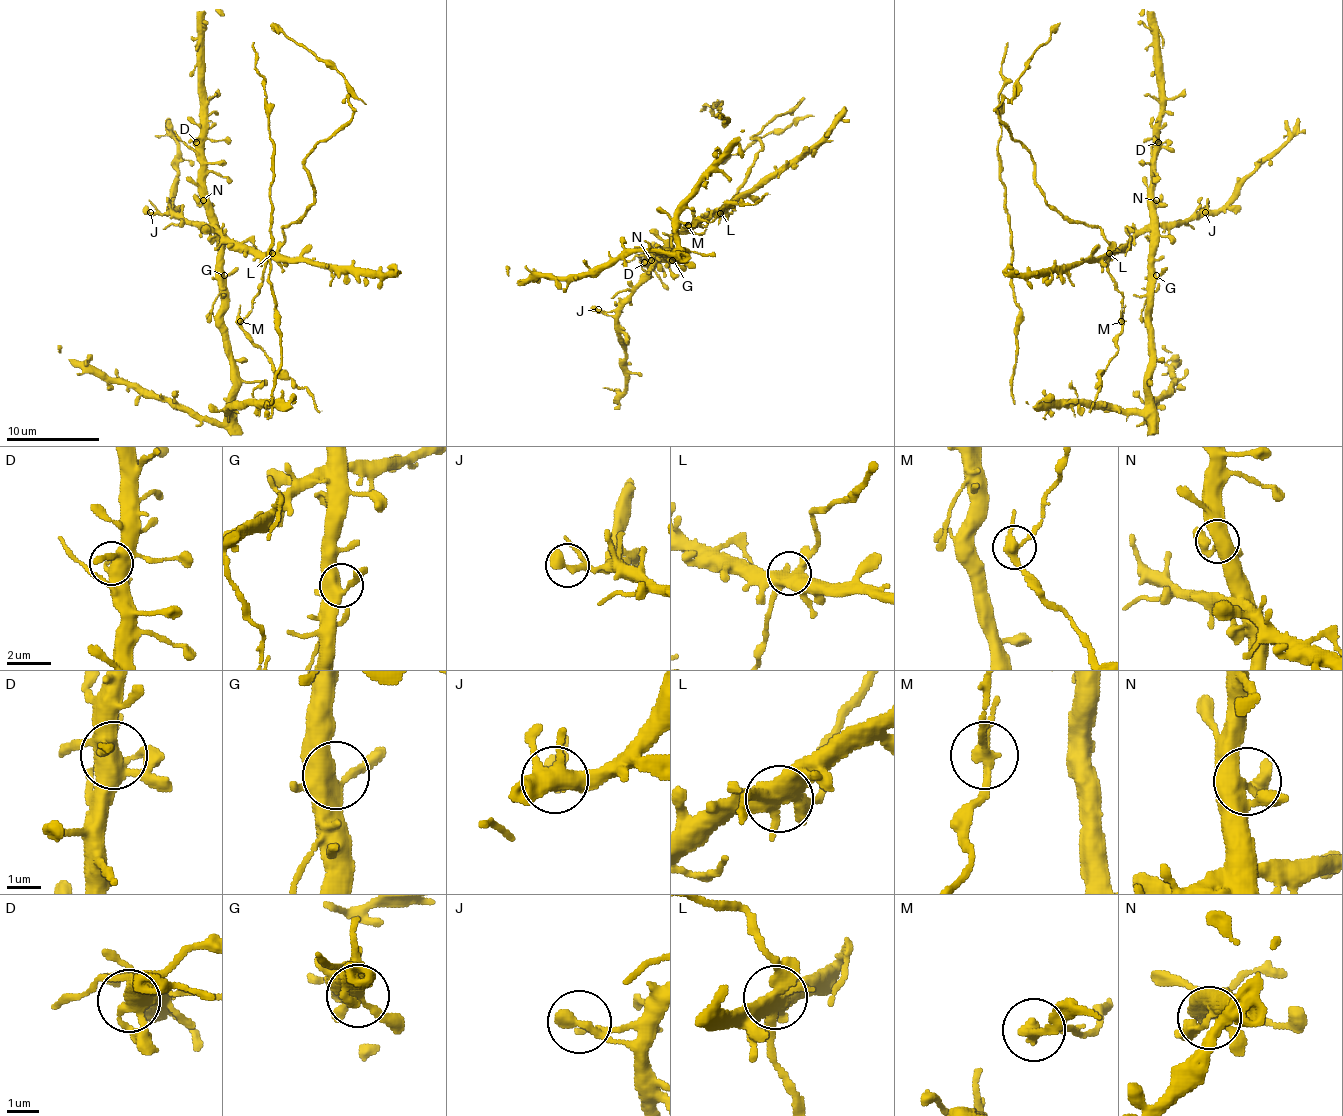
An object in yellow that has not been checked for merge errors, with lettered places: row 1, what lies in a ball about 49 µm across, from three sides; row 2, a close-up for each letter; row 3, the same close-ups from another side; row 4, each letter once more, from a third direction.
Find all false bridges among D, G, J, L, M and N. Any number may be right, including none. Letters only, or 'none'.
L, M

